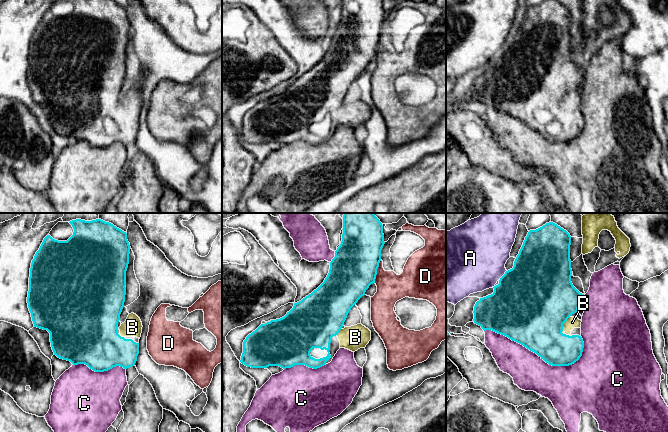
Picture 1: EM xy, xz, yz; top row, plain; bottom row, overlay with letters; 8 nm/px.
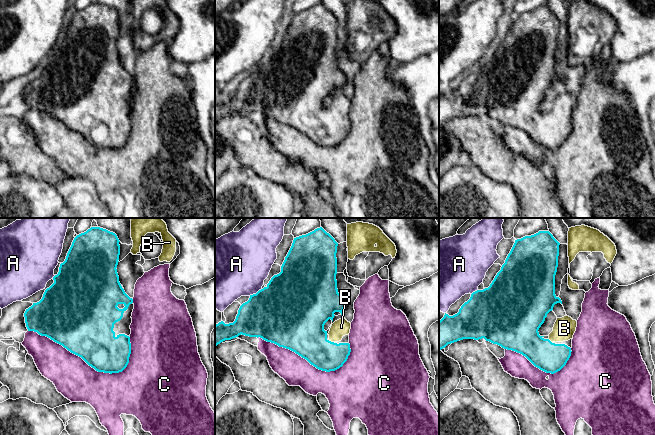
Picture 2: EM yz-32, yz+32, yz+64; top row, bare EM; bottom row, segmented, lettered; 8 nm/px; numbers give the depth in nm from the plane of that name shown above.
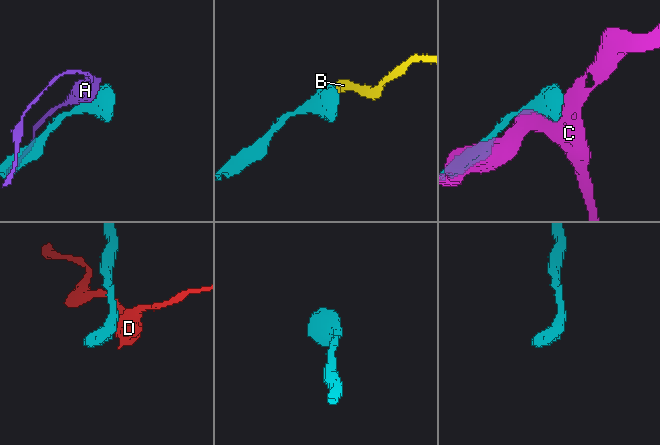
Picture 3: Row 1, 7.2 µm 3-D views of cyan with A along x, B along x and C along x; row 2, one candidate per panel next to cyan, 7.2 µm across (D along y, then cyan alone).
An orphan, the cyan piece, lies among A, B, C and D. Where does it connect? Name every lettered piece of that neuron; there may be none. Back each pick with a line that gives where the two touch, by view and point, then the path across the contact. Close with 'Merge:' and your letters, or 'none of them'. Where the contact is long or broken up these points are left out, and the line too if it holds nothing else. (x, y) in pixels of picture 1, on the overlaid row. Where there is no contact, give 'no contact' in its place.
B: contact yz (564, 322)
Merge: B

